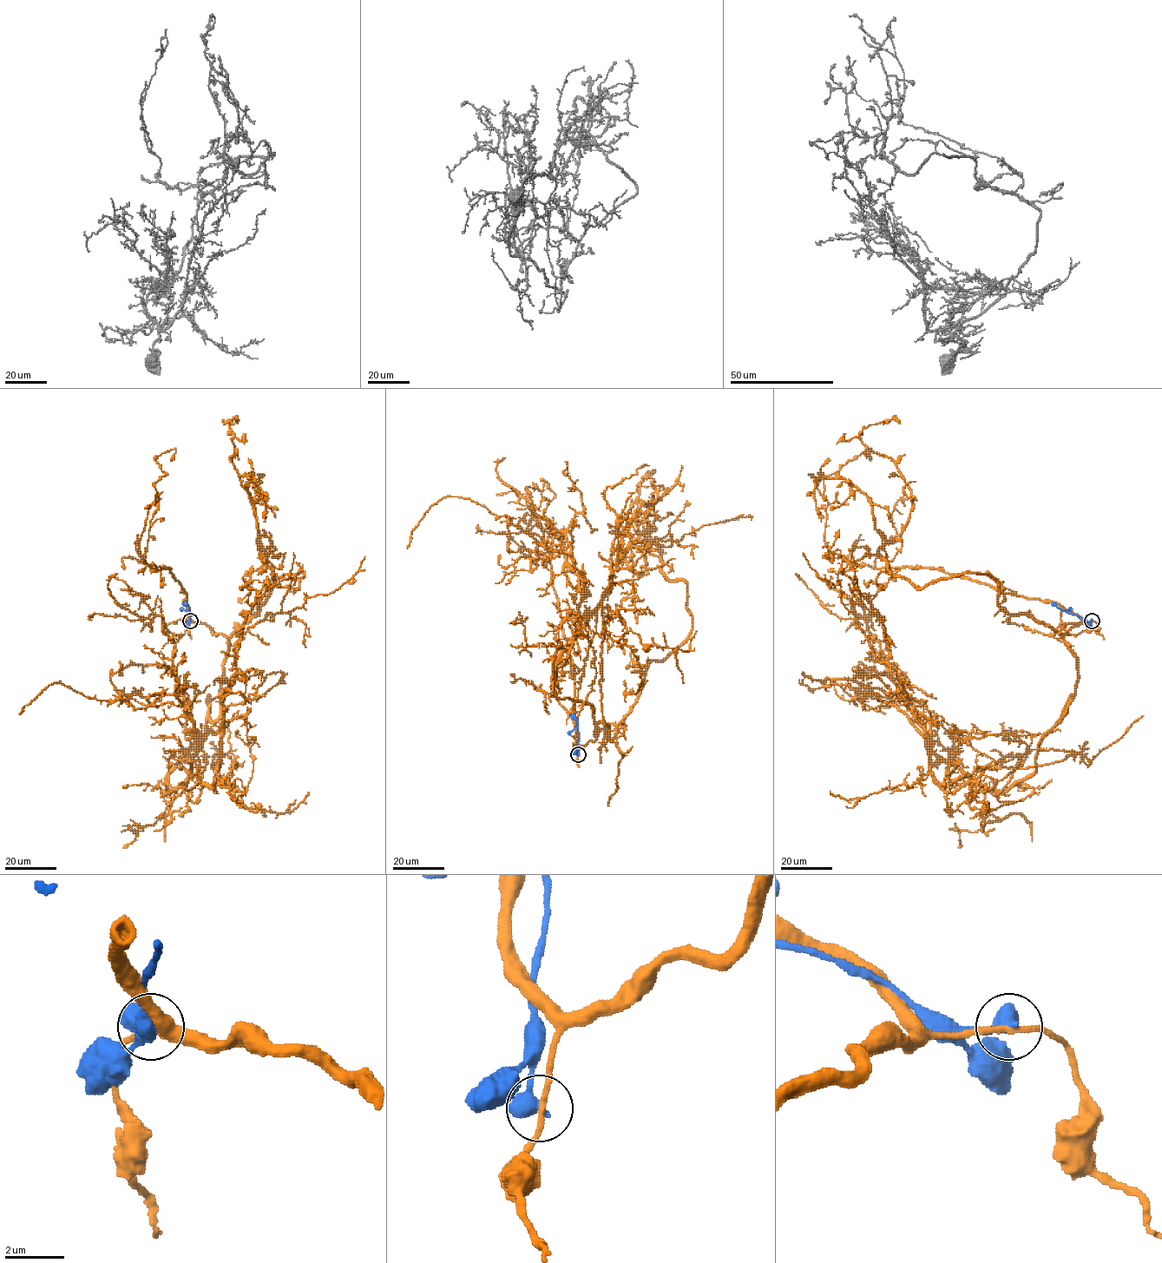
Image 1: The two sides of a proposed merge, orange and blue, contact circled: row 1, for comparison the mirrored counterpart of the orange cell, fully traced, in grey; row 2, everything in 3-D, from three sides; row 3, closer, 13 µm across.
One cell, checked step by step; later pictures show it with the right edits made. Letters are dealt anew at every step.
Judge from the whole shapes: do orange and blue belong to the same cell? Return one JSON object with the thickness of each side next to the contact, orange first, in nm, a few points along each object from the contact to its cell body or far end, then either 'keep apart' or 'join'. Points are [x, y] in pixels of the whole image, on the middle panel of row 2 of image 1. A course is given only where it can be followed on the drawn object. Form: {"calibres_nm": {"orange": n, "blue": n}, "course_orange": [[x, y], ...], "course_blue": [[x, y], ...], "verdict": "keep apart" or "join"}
{"calibres_nm": {"orange": 180, "blue": 600}, "course_orange": [[578, 754], [615, 725], [610, 740], [588, 704], [558, 698], [554, 669], [610, 588], [622, 550], [752, 516]], "course_blue": [[578, 754], [577, 720], [570, 714]], "verdict": "keep apart"}

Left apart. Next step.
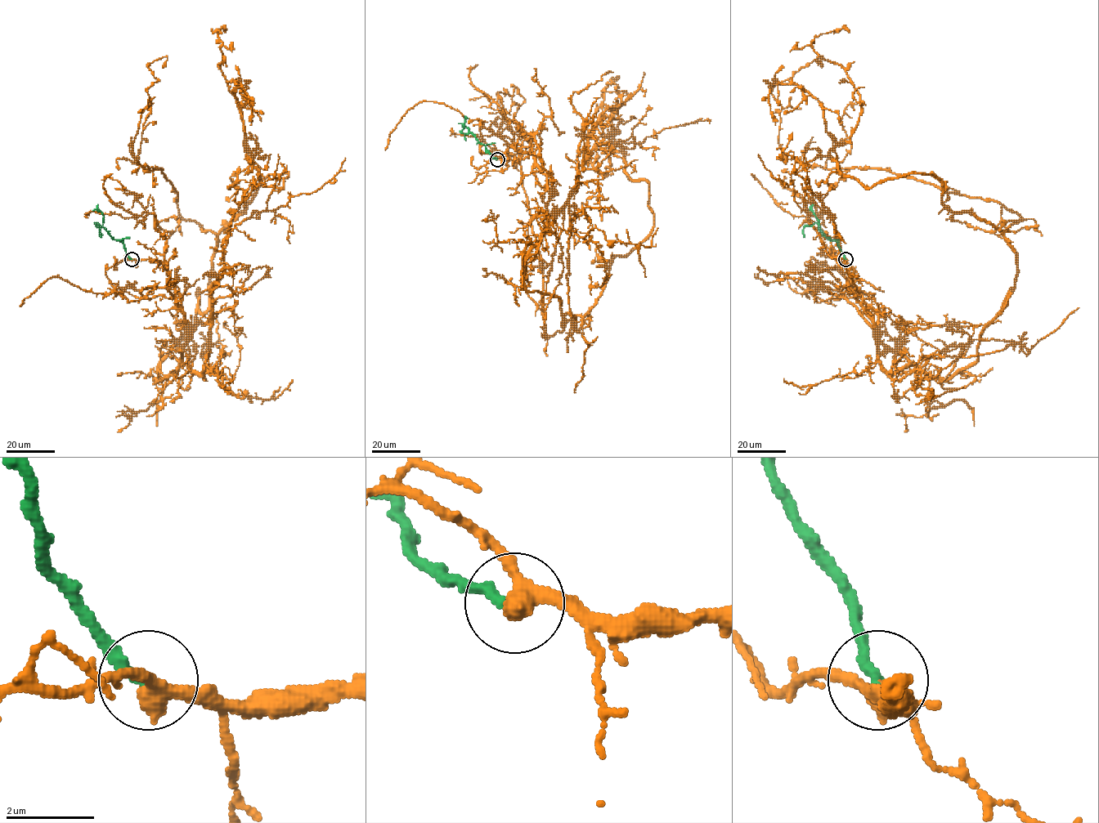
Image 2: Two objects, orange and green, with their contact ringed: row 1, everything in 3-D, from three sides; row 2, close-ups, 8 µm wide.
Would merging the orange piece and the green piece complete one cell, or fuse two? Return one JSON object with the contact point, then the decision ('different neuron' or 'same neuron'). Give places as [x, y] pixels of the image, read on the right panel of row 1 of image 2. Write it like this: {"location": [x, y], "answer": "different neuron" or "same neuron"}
{"location": [845, 259], "answer": "same neuron"}

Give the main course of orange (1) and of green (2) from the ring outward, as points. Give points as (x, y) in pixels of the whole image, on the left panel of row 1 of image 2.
1: (132, 259), (165, 262), (190, 329), (164, 378), (208, 306), (216, 234), (133, 156), (163, 67)
2: (132, 259), (126, 252), (123, 242), (114, 239), (101, 226), (97, 226), (96, 222), (101, 237)

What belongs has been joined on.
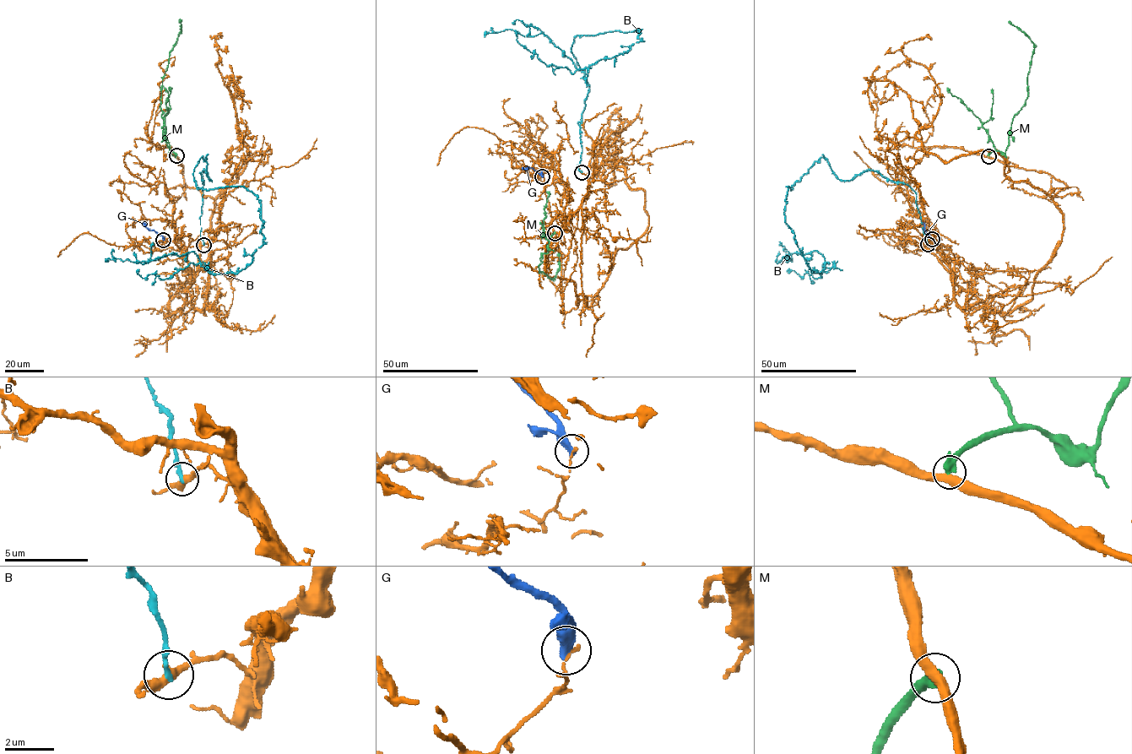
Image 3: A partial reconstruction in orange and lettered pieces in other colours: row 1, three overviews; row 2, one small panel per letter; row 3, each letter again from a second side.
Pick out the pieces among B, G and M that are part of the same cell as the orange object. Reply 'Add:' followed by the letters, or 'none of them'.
Add: none of them

